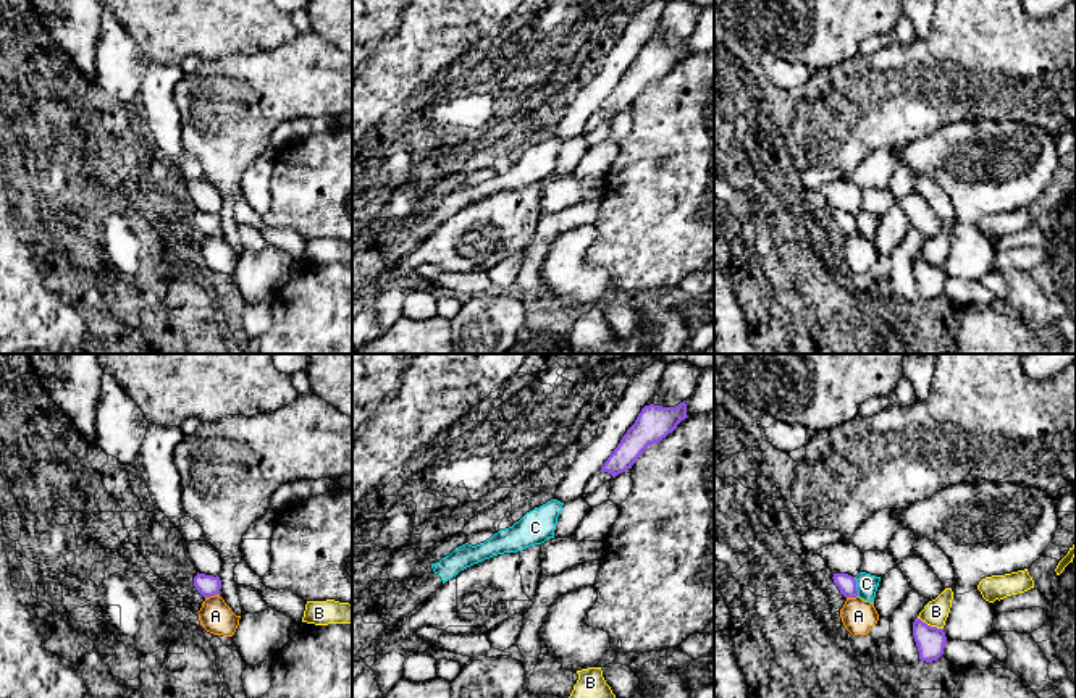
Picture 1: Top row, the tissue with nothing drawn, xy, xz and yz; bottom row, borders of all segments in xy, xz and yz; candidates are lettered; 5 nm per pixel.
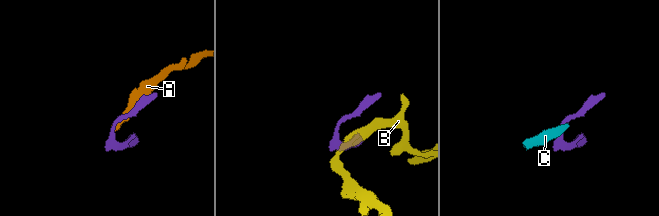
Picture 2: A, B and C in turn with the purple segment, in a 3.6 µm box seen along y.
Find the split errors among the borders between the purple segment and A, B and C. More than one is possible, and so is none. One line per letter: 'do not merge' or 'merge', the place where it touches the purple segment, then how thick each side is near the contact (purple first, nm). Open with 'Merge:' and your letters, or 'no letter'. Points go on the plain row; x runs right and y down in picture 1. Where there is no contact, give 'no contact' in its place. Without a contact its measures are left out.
Merge: no letter
A: do not merge; contact xy (212, 233); calibres 110 and 170 nm
B: do not merge; contact yz (929, 264); calibres 140 and 120 nm
C: do not merge; contact yz (855, 225); calibres 90 and 110 nm

